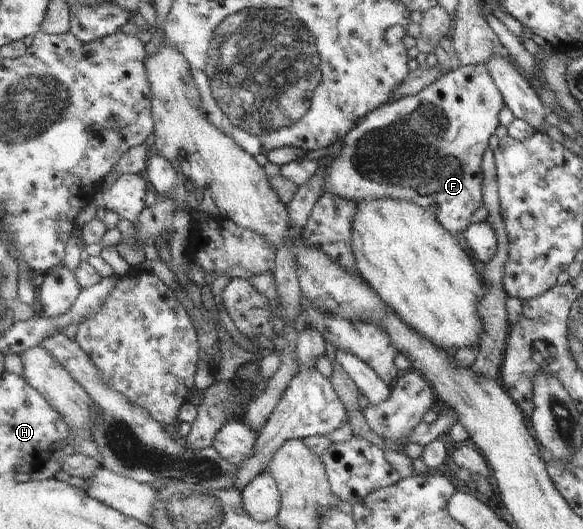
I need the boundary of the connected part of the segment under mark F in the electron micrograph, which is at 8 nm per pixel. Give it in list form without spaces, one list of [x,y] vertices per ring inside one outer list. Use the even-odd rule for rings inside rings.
[[[487,64],[460,66],[442,75],[415,95],[379,106],[366,115],[343,140],[338,157],[327,169],[328,186],[338,196],[355,201],[391,198],[412,201],[432,210],[453,235],[466,232],[472,214],[484,207],[483,156],[490,138],[500,128],[500,110],[507,106]]]

